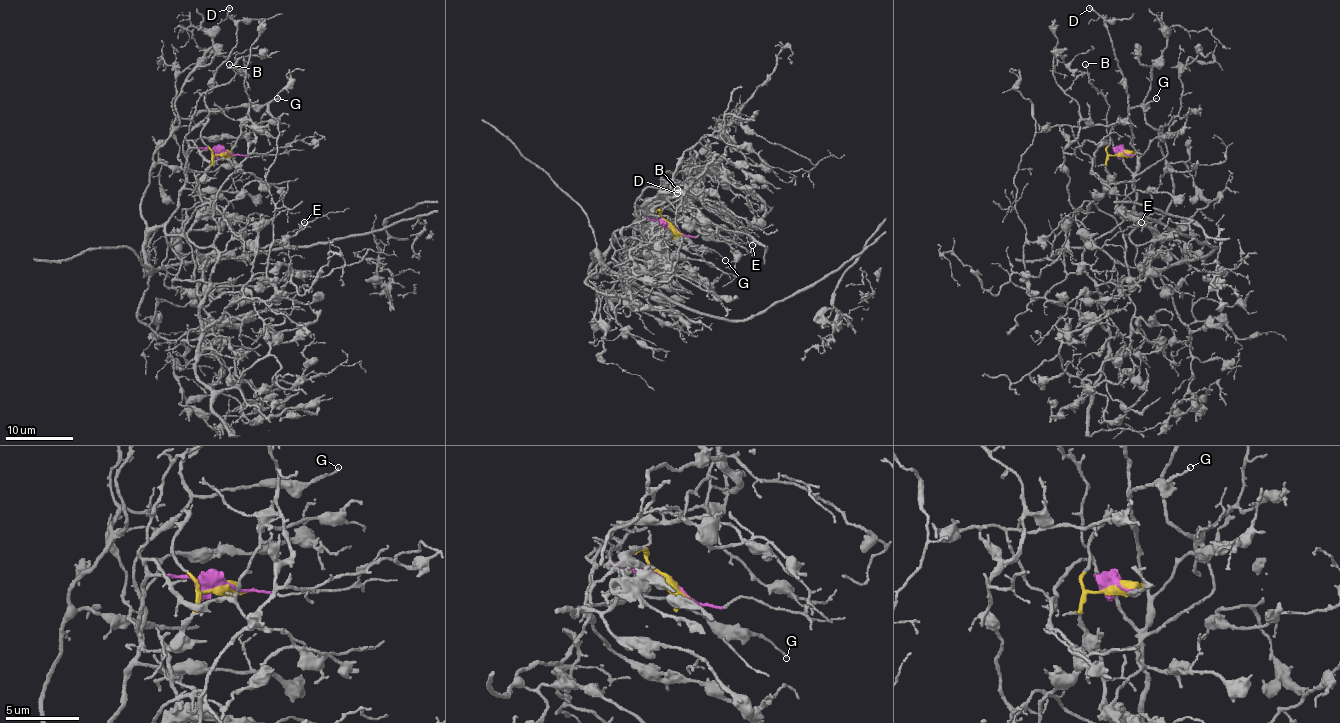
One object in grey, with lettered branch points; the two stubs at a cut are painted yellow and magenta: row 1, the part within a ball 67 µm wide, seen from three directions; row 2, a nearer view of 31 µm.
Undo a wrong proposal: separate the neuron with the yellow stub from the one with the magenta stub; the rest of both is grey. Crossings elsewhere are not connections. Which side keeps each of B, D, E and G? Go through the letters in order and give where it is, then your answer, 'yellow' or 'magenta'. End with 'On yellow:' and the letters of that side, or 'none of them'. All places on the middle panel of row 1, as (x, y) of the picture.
B: place (677, 189); magenta
D: place (677, 193); magenta
E: place (752, 245); yellow
G: place (725, 260); magenta
On yellow: E

